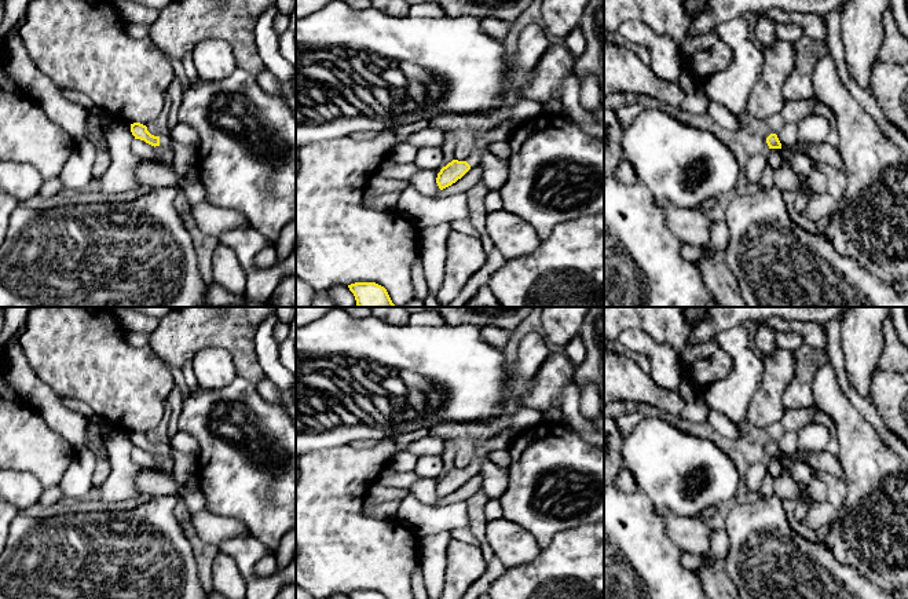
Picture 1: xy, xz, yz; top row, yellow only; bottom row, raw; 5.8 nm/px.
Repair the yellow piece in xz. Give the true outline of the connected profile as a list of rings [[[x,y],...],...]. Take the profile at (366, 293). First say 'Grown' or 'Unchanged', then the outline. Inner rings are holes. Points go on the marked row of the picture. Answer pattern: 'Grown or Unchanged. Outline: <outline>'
Unchanged. Outline: [[[355,282],[348,288],[358,307],[398,307],[392,303],[387,289],[376,282]]]

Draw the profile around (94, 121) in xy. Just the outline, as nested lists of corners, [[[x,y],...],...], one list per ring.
[[[95,109],[87,110],[87,129],[88,142],[96,150],[96,161],[94,164],[92,175],[94,178],[102,176],[110,167],[111,158],[110,151],[103,146],[105,131],[102,128],[102,117]]]

